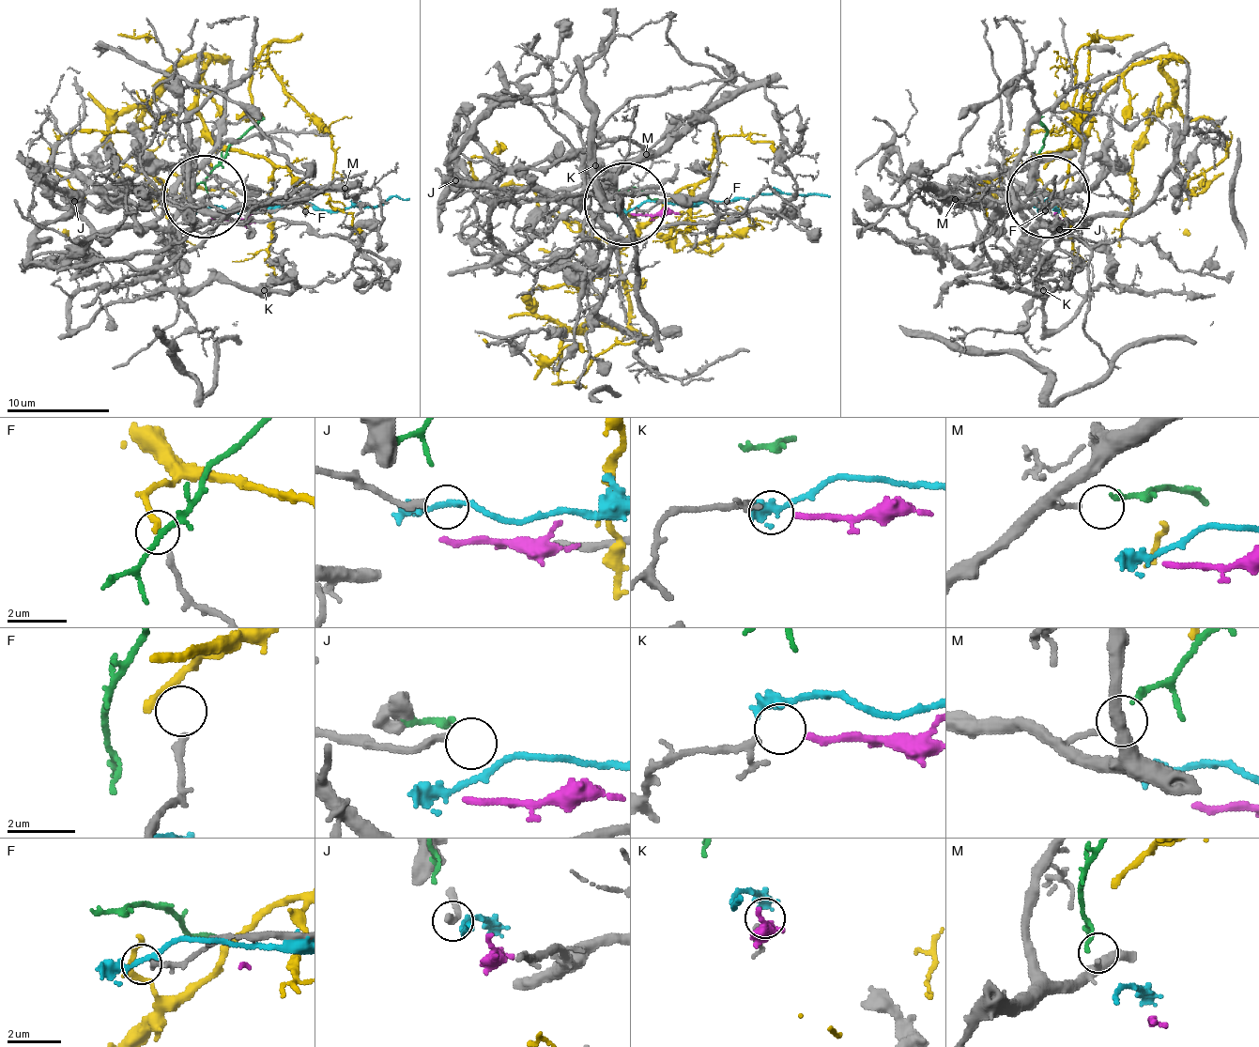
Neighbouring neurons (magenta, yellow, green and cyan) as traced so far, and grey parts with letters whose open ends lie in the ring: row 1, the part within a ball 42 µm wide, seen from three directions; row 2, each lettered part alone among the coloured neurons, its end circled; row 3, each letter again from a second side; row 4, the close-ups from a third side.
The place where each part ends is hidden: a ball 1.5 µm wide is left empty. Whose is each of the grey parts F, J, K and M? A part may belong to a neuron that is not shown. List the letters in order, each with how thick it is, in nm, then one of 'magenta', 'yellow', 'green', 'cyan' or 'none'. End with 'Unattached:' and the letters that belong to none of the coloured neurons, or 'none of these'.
F: 200 nm thick; none
J: 240 nm thick; none
K: 150 nm thick; magenta
M: 140 nm thick; green
Unattached: F, J

